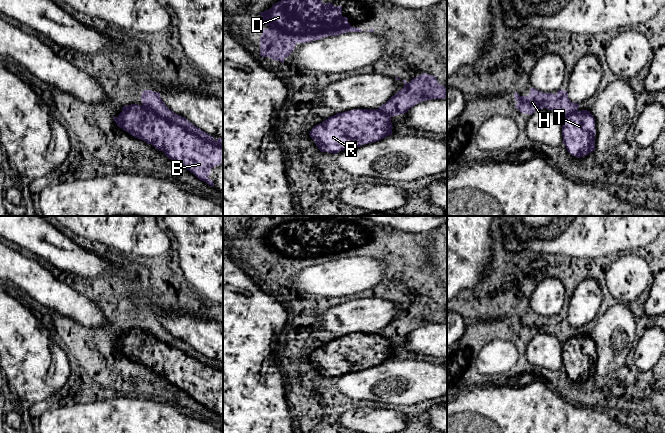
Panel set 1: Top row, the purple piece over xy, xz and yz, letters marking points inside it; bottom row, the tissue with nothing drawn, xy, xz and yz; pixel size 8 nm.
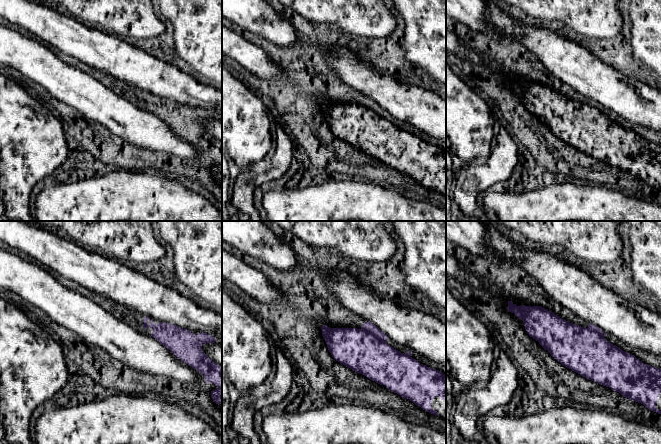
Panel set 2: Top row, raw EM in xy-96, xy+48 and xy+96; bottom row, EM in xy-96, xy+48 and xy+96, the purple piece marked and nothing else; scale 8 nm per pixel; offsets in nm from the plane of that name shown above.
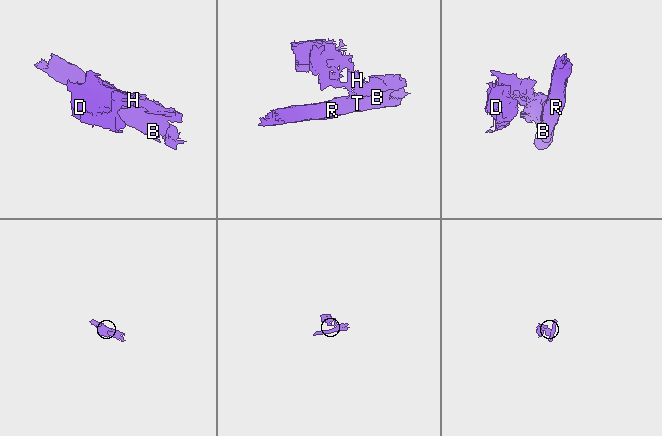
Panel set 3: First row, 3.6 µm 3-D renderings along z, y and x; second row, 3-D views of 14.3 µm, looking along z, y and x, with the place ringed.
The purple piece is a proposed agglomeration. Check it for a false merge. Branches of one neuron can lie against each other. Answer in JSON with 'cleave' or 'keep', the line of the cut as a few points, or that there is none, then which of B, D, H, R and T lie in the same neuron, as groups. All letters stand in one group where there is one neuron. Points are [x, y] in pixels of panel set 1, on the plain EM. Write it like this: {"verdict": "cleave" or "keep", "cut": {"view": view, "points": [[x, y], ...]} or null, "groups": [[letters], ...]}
{"verdict": "cleave", "cut": {"view": "xy", "points": [[141, 329], [194, 356], [201, 362], [221, 370]]}, "groups": [["B", "R", "T"], ["D", "H"]]}

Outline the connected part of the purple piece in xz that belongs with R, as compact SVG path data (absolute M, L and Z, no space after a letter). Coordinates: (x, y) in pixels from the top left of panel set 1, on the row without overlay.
M354 333L337 336L314 350L309 359L321 376L337 378L392 359L392 349L391 341L379 333Z

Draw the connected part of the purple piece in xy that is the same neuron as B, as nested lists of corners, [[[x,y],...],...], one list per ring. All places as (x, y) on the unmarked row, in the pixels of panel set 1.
[[[142,329],[123,330],[119,340],[113,343],[118,351],[163,375],[169,383],[214,411],[208,400],[213,391],[223,387],[222,370],[201,363]]]

